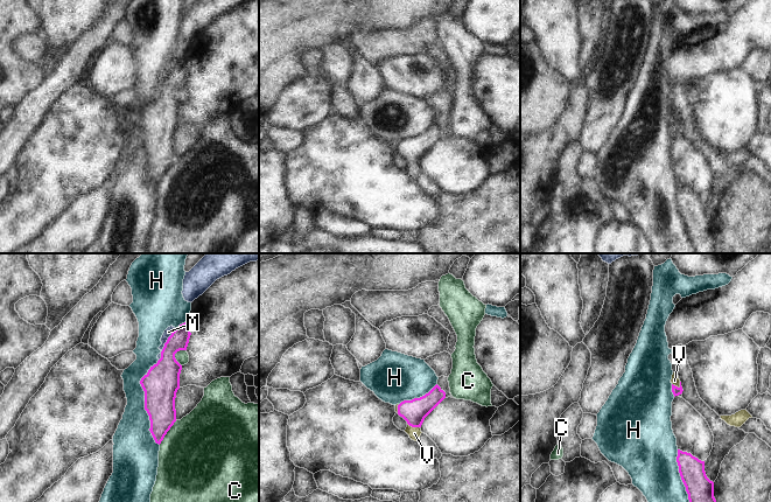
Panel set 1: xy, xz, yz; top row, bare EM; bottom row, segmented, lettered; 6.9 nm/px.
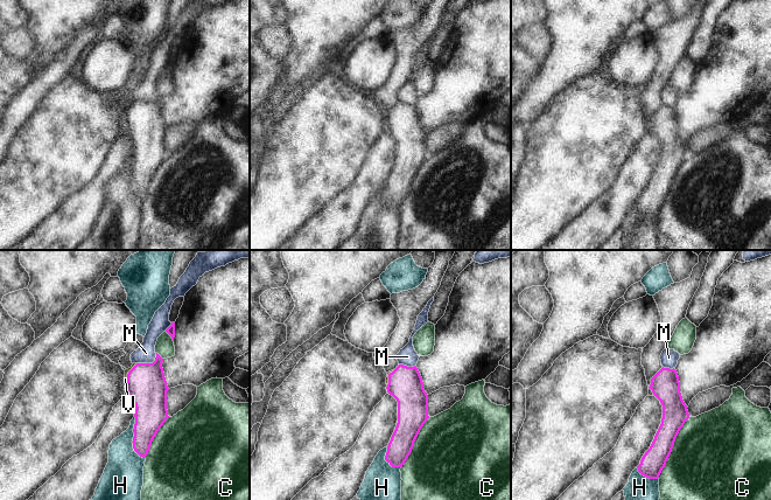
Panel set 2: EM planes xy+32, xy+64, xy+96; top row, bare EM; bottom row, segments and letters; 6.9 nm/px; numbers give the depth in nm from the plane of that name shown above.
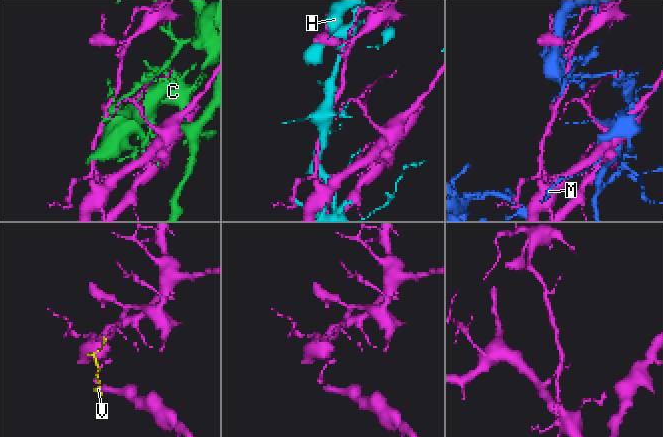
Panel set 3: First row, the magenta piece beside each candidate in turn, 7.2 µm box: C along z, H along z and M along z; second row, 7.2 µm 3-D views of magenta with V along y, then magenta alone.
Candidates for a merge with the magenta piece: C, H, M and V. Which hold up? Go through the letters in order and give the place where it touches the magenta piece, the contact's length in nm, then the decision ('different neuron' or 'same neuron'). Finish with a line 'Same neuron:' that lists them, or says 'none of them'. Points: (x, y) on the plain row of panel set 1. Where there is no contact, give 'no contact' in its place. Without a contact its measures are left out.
C: meets magenta in xy at (167, 169); contact 200 nm long; different neuron
H: meets magenta in xy at (145, 141); contact 600 nm long; different neuron
M: meets magenta in xy at (165, 83); contact 260 nm long; different neuron
V: meets magenta in yz at (677, 125); contact 70 nm long; same neuron
Same neuron: V

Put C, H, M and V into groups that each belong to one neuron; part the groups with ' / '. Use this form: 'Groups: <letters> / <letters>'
Groups: C / H / M / V

